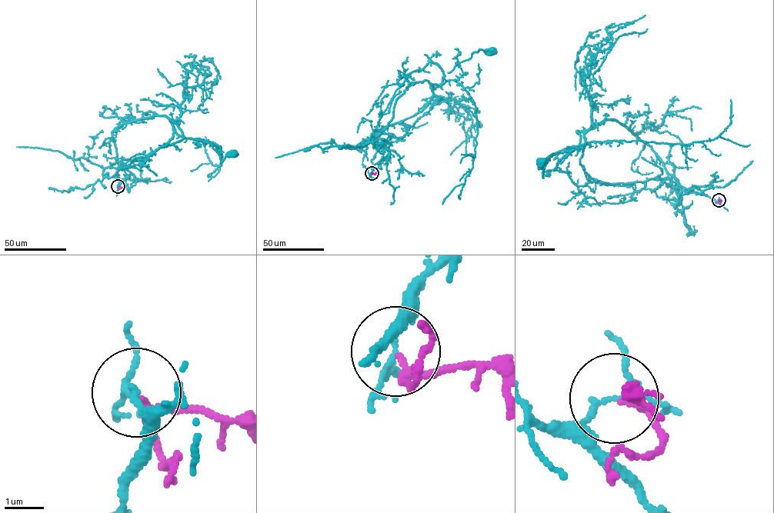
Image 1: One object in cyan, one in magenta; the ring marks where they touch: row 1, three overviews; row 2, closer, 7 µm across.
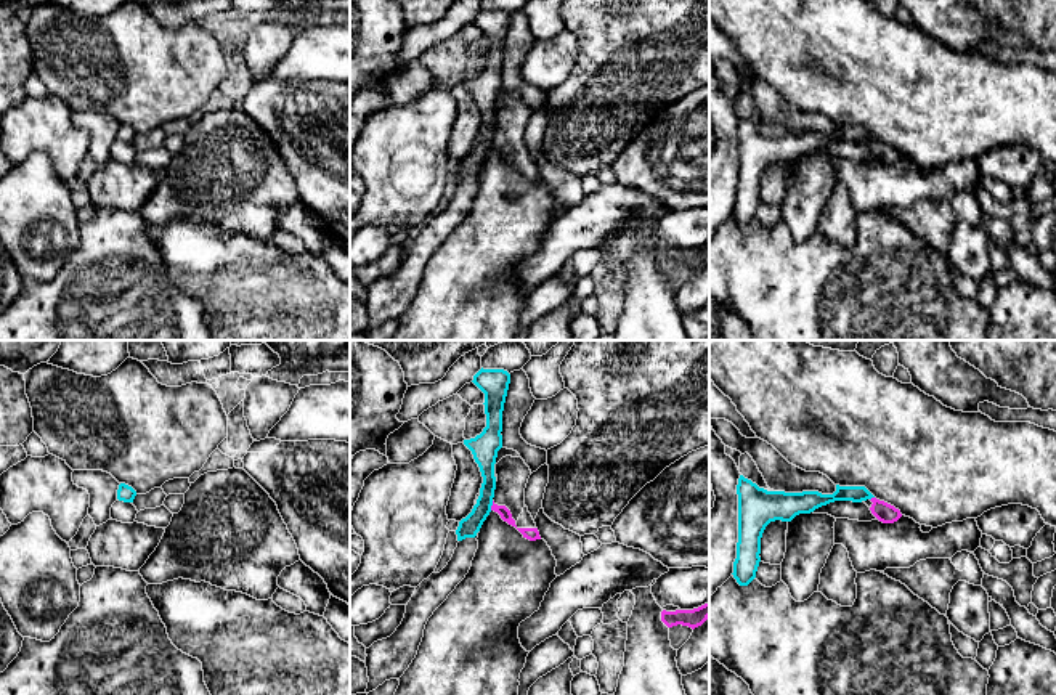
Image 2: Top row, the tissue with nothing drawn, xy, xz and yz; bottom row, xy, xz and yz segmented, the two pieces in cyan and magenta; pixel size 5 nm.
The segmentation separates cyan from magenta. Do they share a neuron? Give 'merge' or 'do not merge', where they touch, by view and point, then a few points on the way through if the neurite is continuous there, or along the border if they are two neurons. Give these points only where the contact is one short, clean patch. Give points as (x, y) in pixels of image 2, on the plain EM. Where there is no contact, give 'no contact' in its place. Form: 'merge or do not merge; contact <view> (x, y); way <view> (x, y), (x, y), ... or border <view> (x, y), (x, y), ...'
do not merge; contact xz (491, 145); border xz (493, 142), (490, 150)

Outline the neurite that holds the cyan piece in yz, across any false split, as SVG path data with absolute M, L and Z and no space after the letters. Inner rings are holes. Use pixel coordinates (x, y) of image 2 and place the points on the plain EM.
M743 116L738 119L737 135L738 183L732 215L740 226L748 226L756 218L761 202L761 178L770 162L791 162L799 154L810 154L835 141L862 143L875 138L865 127L839 125L833 135L767 132Z

